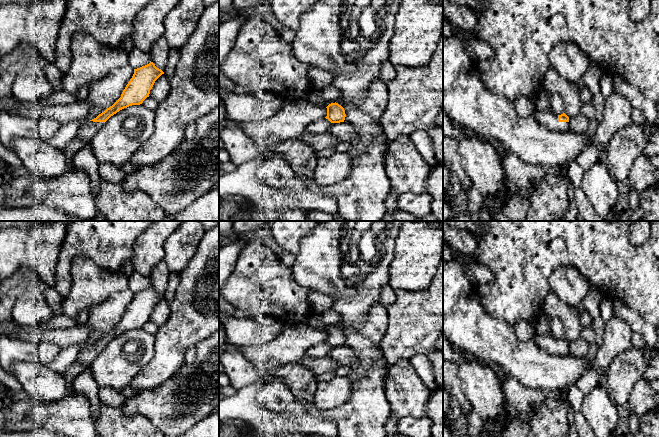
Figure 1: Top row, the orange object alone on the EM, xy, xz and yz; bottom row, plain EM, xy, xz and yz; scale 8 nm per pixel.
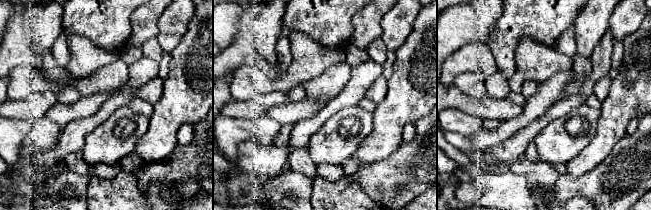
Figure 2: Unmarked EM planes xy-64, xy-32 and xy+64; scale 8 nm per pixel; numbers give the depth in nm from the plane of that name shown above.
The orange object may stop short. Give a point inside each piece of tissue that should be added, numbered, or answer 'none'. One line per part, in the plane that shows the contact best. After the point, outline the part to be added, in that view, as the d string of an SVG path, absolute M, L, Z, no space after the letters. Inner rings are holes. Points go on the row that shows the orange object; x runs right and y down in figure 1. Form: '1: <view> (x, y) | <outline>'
1: yz (548, 119) | M535 109L534 117L536 121L550 131L566 131L569 129L569 122L559 122L558 115L552 111L542 111Z

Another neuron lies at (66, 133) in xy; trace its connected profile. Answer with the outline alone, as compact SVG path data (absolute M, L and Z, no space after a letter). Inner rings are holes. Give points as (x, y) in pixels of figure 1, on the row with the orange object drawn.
M127 64L112 69L106 76L88 84L88 96L86 100L92 105L91 115L85 120L61 125L57 133L48 140L43 140L39 135L37 139L56 148L65 148L75 137L79 127L104 112L112 106L120 97L126 85L134 74L134 69Z

